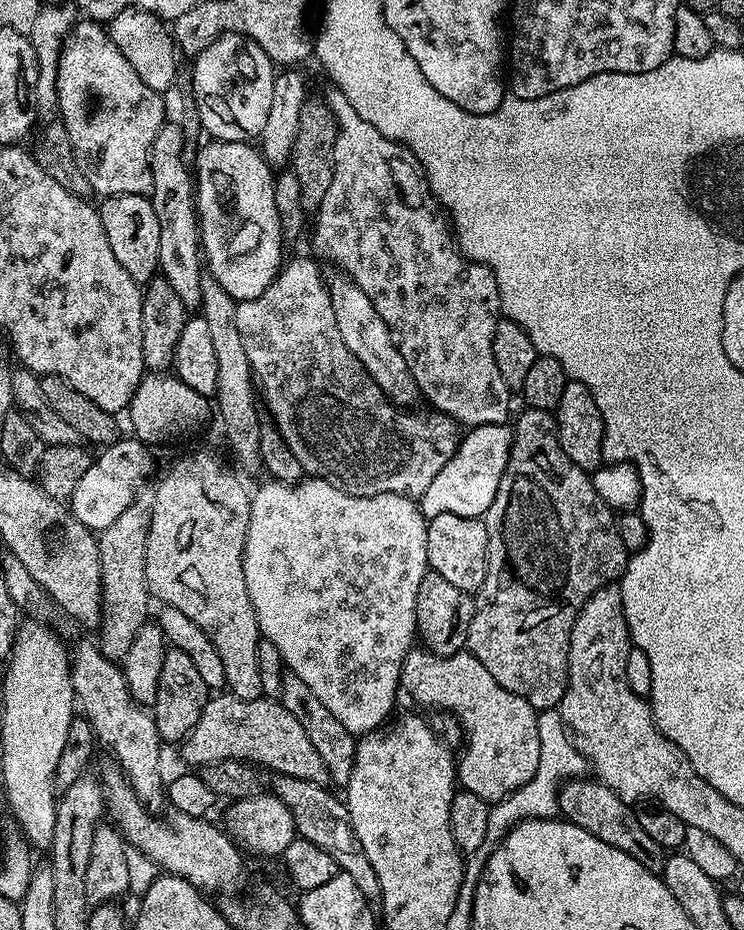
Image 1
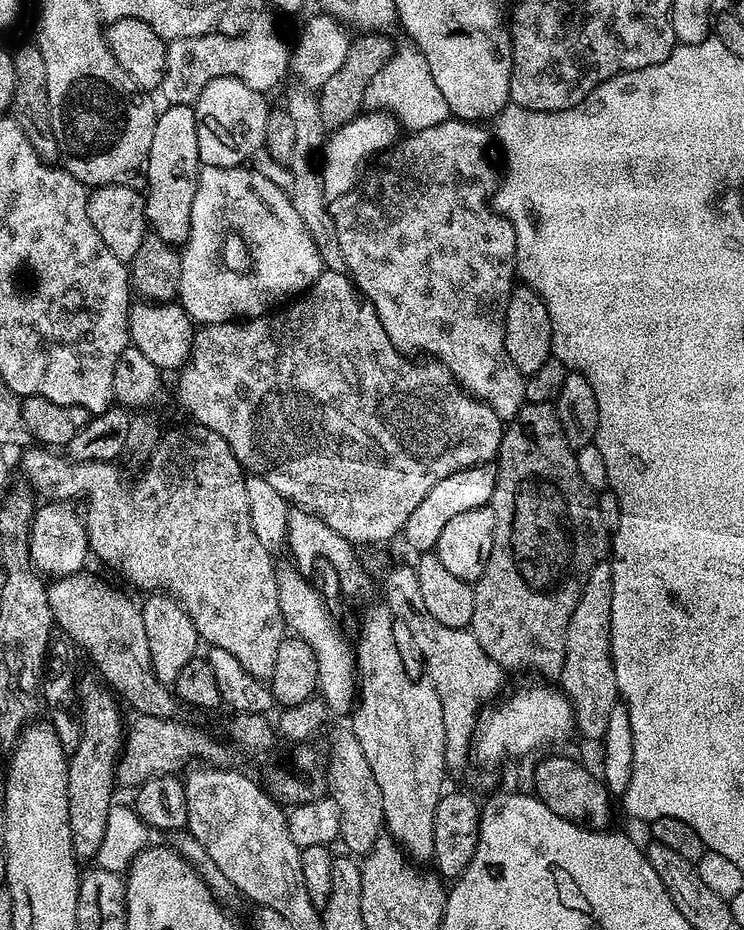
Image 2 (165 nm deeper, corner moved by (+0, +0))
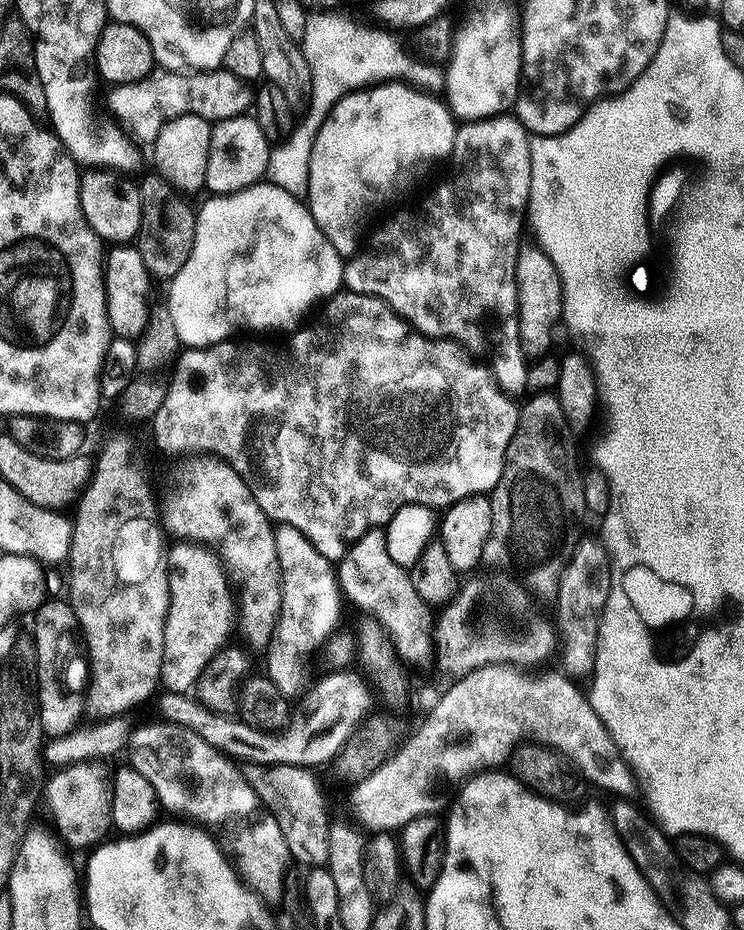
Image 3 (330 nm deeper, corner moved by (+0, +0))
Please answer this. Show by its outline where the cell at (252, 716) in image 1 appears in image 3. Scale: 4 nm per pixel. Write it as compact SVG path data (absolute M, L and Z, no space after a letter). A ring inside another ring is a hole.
M78 761L76 764L66 764L59 770L53 771L52 776L47 777L42 793L43 799L48 800L48 808L52 811L52 818L56 822L59 837L69 849L86 848L91 849L99 845L109 835L112 828L112 789L110 787L110 768L104 762Z

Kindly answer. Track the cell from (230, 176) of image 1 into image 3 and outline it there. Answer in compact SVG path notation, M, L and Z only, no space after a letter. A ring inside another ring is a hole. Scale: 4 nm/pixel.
M261 182L237 192L212 194L207 198L209 200L201 208L195 209L196 229L194 230L194 246L190 258L186 258L186 266L182 266L182 270L178 270L178 274L172 277L167 285L169 288L166 306L170 310L170 319L174 321L174 331L178 334L184 348L209 348L212 344L220 344L224 340L235 337L239 333L236 332L239 328L253 328L256 332L291 333L301 327L303 320L300 319L312 307L315 309L321 302L327 301L329 296L334 296L341 291L344 282L345 261L338 254L338 250L334 250L334 246L330 246L321 221L317 217L316 220L312 217L311 210L304 205L305 201L301 197L291 196L286 190L274 186L271 182Z

